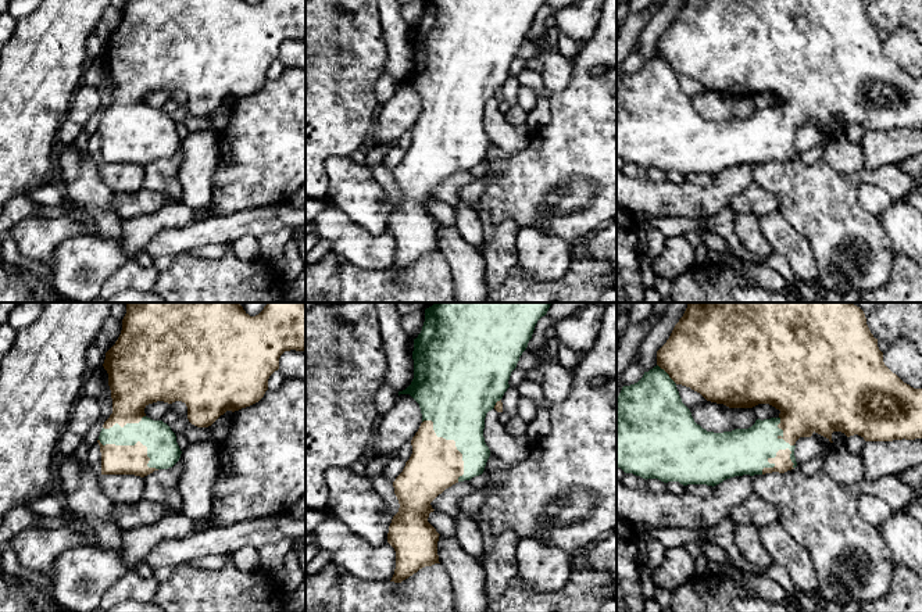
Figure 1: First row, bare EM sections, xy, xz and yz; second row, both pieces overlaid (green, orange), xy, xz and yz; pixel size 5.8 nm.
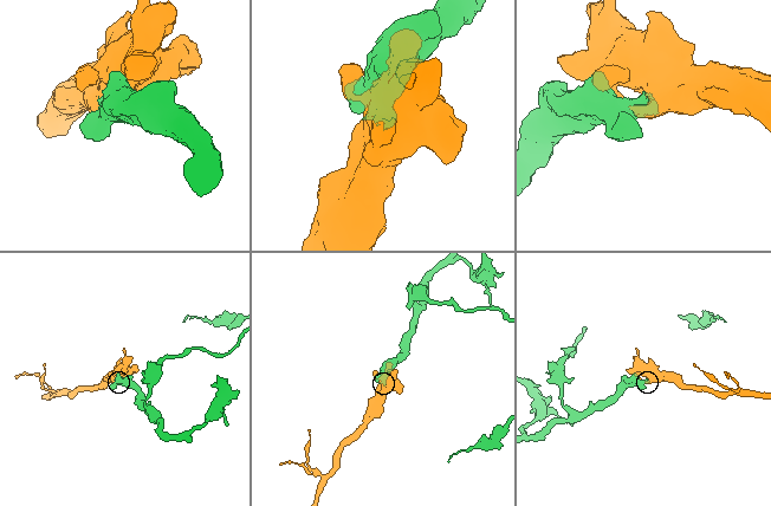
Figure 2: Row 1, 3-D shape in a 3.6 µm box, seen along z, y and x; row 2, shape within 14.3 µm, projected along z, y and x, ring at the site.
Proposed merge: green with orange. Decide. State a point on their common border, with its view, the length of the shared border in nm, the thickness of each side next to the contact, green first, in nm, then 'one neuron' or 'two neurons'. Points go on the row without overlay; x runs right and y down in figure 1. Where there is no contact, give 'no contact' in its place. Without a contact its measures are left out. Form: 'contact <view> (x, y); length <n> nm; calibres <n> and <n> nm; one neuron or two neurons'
contact xz (454, 129); length 420 nm; calibres 400 and 300 nm; one neuron

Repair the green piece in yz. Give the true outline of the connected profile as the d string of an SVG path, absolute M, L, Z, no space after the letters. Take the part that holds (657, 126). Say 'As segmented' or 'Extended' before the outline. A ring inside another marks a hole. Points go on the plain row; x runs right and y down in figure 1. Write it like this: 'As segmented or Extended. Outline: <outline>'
Extended. Outline: M685 0L675 14L667 32L657 40L657 54L644 61L643 67L630 75L623 75L617 86L617 157L625 162L633 162L643 168L658 168L664 172L679 171L687 173L716 175L726 168L743 164L785 162L797 155L794 137L800 126L811 126L812 122L826 126L830 132L833 121L841 121L847 126L858 124L865 130L893 130L922 128L922 78L914 78L904 72L883 51L883 42L878 36L878 28L871 22L864 0ZM678 74L700 82L707 90L723 93L729 97L753 97L758 93L769 93L780 100L778 107L757 108L748 118L732 121L707 121L697 114L690 99L682 92Z

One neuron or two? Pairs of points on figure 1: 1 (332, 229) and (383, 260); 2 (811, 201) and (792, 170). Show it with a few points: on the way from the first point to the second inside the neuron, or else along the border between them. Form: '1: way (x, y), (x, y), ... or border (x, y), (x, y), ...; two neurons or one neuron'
1: way (345, 236), (363, 250), (371, 251); one neuron
2: way (807, 193), (793, 178); one neuron

